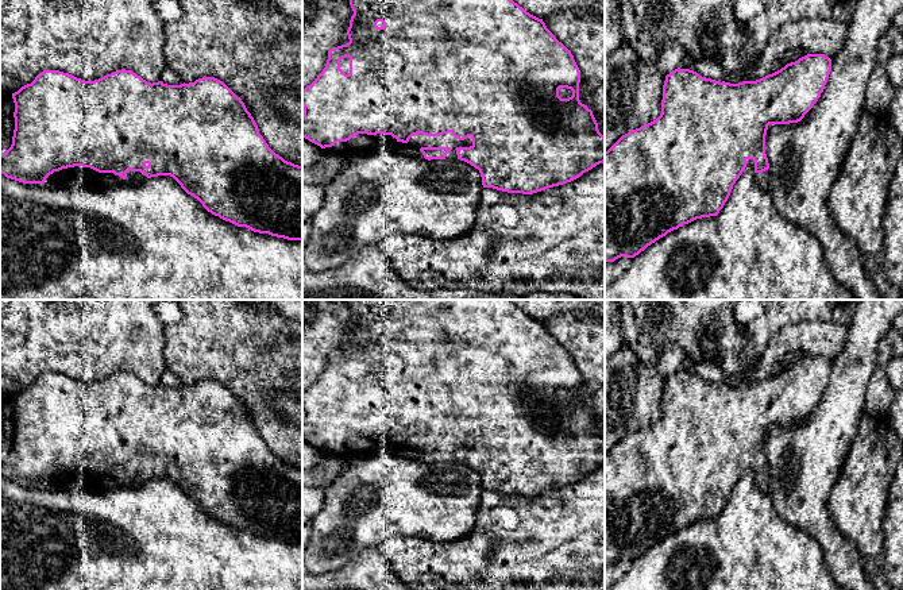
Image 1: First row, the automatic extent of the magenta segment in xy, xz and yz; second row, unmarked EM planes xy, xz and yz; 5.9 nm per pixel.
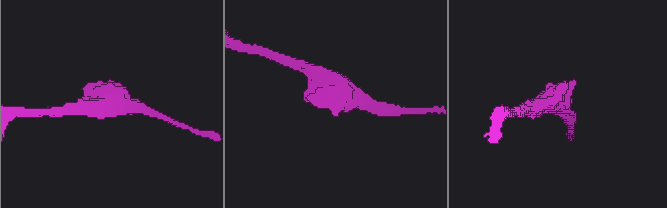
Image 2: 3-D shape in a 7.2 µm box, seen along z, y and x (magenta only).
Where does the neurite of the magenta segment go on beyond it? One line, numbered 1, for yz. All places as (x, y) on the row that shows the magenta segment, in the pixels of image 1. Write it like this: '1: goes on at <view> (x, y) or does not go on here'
1: goes on at yz (761, 178)

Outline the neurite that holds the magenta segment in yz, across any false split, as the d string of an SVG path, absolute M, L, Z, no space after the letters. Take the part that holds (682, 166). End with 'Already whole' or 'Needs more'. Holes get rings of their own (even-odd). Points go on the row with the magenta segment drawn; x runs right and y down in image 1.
M807 54L760 80L738 84L719 82L680 68L667 74L660 116L630 130L605 151L605 262L614 262L621 257L634 258L668 232L696 219L717 216L746 167L755 170L759 188L768 192L768 126L800 122L821 97L830 72L829 57Z. Needs more

